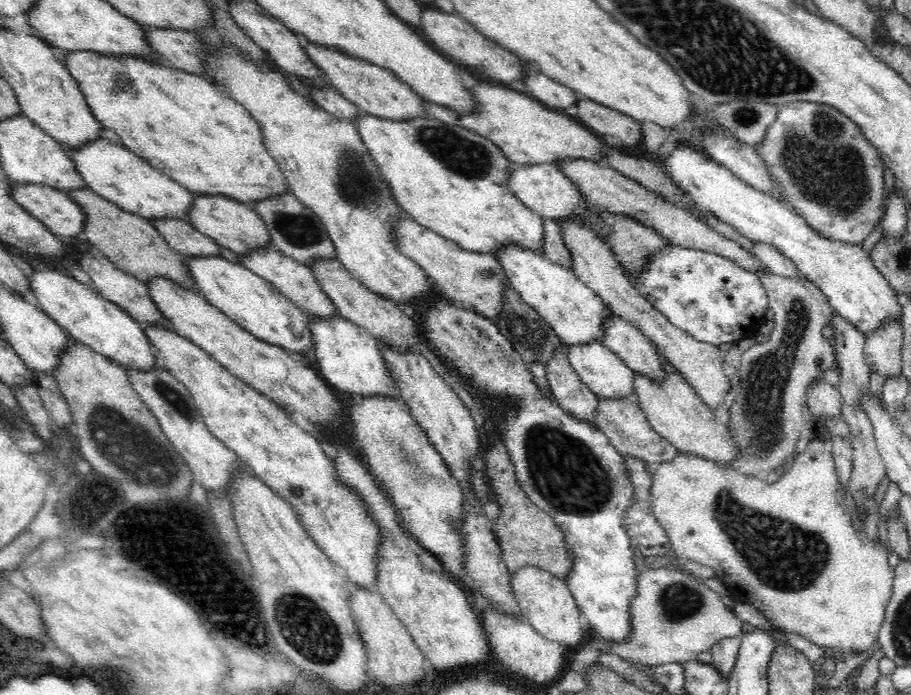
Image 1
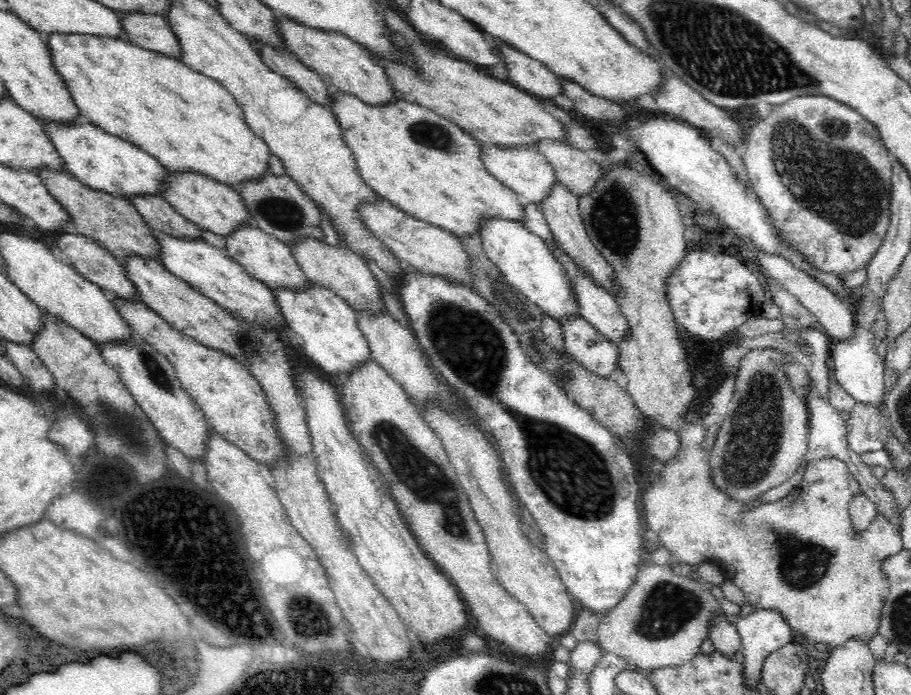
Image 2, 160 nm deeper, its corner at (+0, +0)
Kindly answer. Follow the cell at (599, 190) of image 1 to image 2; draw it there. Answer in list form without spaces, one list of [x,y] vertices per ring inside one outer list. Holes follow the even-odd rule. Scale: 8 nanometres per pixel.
[[[539,140],[536,150],[552,165],[557,180],[572,193],[588,194],[604,170],[588,157],[585,150],[570,146],[564,141]]]

